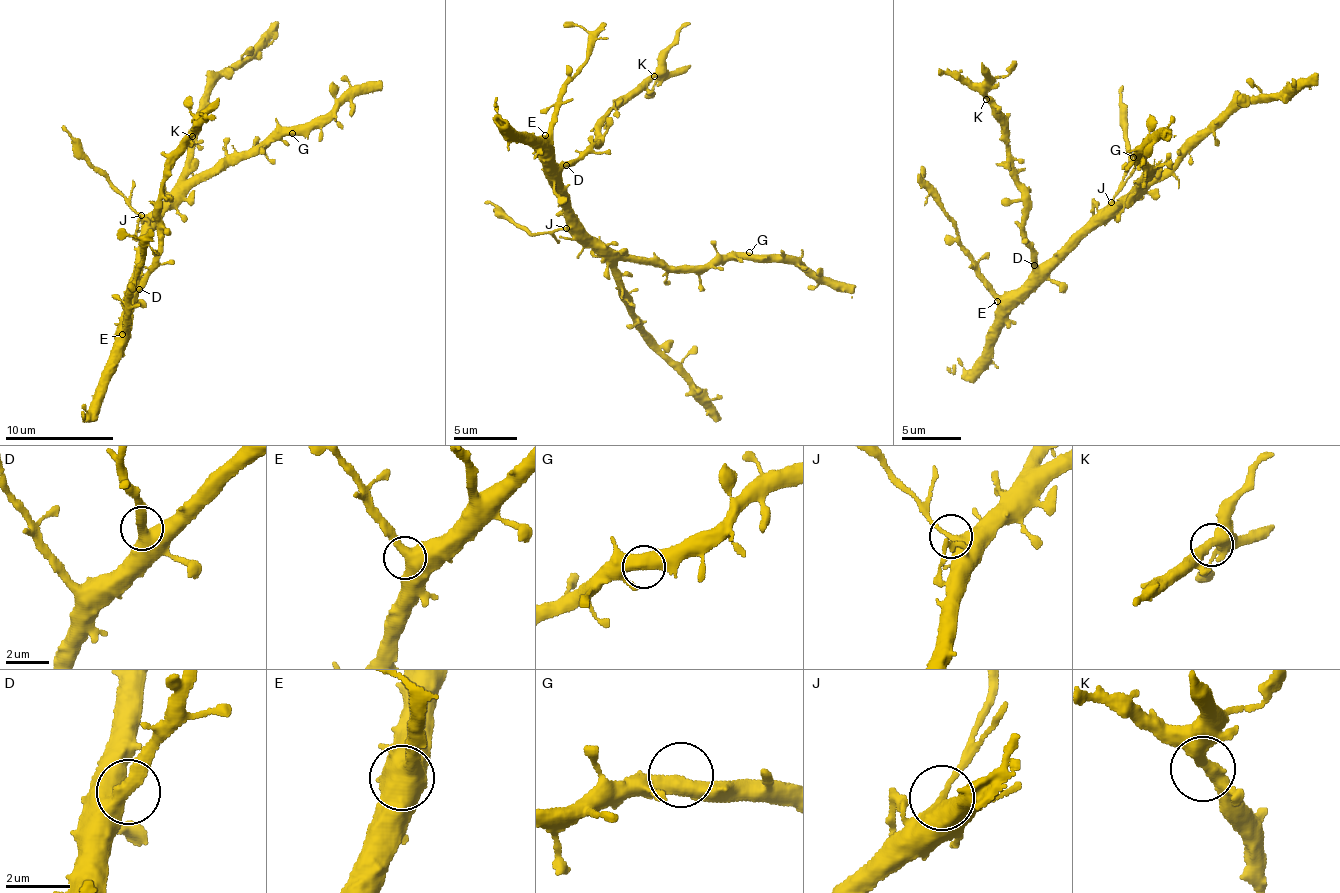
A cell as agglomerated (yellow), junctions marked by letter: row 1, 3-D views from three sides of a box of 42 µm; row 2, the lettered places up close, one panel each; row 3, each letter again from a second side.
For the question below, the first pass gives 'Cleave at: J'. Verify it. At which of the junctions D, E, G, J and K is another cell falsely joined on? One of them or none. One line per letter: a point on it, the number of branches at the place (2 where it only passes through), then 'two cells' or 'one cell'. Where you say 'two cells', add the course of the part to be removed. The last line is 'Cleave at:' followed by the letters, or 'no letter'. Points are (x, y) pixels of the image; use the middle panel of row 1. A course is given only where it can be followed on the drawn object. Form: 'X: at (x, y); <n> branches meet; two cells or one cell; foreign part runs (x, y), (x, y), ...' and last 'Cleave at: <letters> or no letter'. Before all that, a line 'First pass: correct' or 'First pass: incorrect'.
First pass: correct
D: at (566, 165); 2 branches meet; one cell
E: at (545, 135); 2 branches meet; one cell
G: at (749, 252); 2 branches meet; one cell
J: at (566, 228); 2 branches meet; two cells; foreign part runs (567, 229), (538, 233), (519, 228), (486, 201)
K: at (654, 76); 2 branches meet; one cell
Cleave at: J

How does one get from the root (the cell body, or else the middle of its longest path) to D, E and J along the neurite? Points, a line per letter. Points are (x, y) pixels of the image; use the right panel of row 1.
D: (1084, 225), (1041, 266), (1034, 265)
E: (1084, 225), (1015, 290), (997, 301)
J: (1084, 225), (1112, 201)

